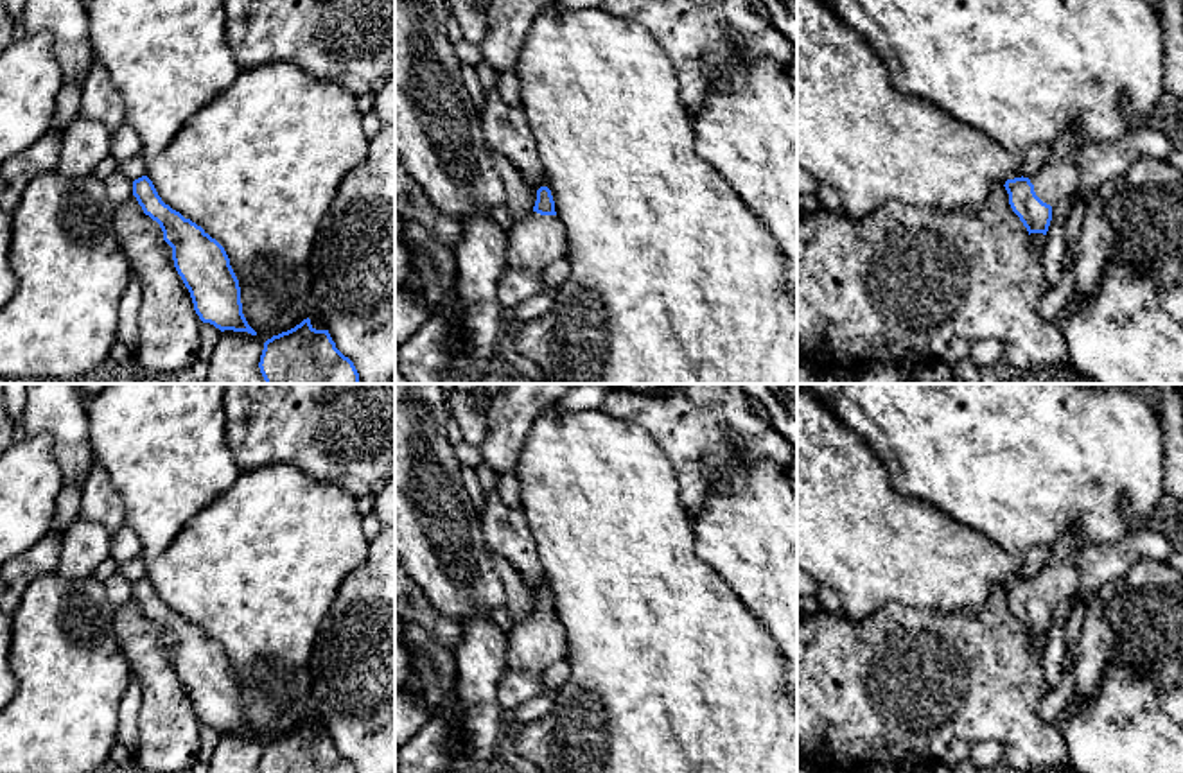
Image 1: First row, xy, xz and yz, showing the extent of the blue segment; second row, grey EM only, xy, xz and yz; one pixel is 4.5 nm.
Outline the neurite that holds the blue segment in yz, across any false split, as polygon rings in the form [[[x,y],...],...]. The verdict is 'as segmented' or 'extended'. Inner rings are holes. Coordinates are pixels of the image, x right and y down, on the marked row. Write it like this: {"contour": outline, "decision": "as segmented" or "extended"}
{"contour": [[[1077,127],[1065,131],[1052,145],[1045,165],[1030,178],[1005,181],[1009,204],[1030,233],[1047,235],[1052,208],[1077,194],[1079,174],[1075,156],[1082,149]]], "decision": "extended"}

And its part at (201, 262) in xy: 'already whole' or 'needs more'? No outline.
already whole

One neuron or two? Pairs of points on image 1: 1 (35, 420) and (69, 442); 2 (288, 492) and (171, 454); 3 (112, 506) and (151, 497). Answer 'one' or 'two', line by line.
1: one
2: two
3: two

